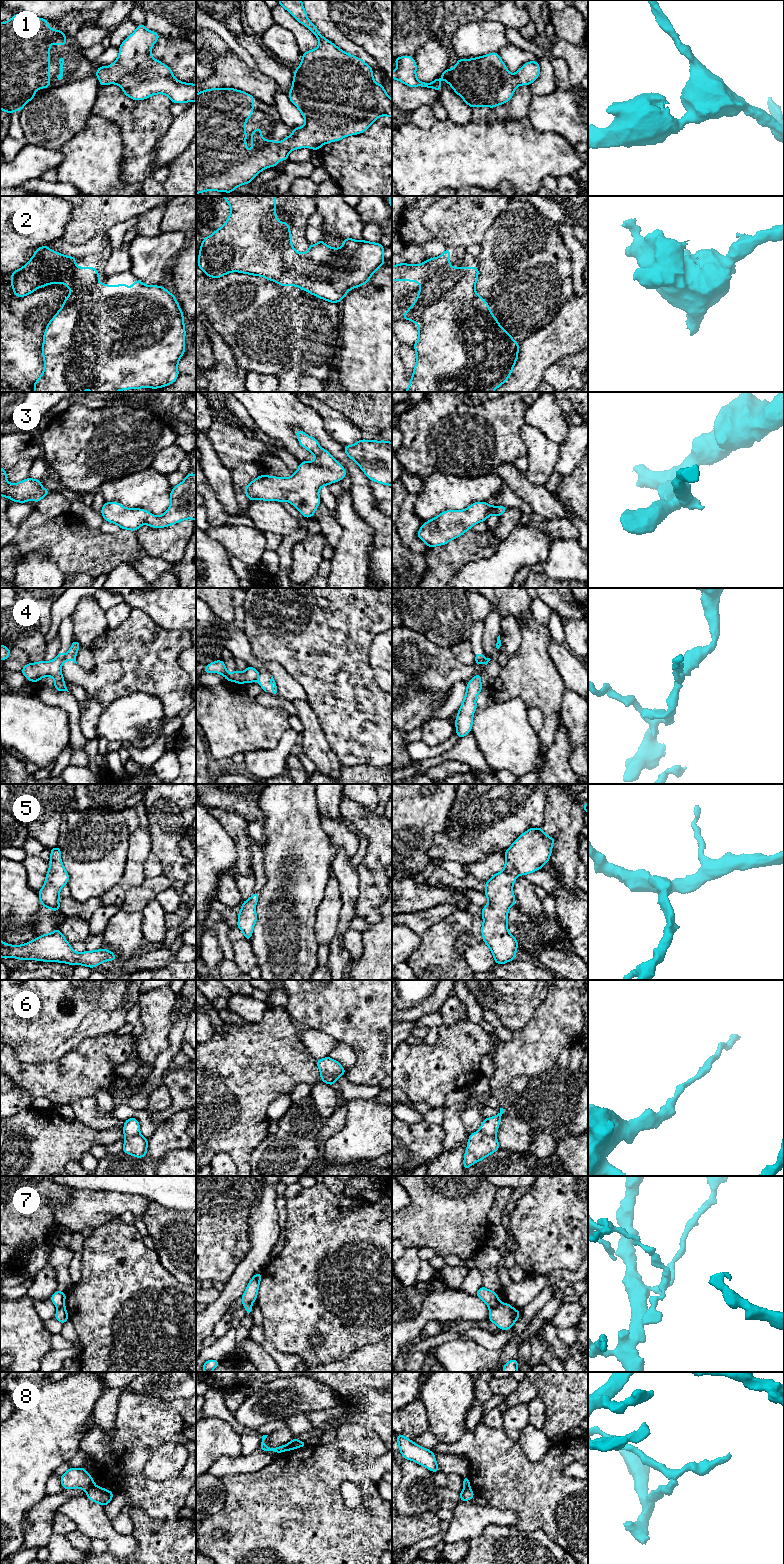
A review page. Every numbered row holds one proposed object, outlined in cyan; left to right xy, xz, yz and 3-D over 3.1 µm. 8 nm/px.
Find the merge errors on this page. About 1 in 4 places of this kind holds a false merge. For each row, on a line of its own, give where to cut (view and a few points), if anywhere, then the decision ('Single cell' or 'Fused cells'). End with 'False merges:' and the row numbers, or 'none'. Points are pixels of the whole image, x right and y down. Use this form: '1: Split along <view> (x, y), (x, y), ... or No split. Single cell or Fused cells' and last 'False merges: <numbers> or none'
1: No split. Single cell
2: Split along yz (476, 293), (470, 299), (437, 302), (419, 326). Fused cells
3: No split. Single cell
4: Split along xy (65, 655), (61, 664). Fused cells
5: No split. Single cell
6: Split along xy (139, 1133), (124, 1136). Fused cells
7: Split along yz (500, 1302), (489, 1308). Fused cells
8: Split along xy (95, 1485), (86, 1491). Fused cells
False merges: 2, 4, 6, 7, 8

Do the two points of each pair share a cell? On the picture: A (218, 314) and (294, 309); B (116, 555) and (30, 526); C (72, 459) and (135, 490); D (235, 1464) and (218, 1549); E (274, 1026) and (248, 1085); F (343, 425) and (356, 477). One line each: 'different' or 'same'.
A: same
B: same
C: different
D: different
E: same
F: different

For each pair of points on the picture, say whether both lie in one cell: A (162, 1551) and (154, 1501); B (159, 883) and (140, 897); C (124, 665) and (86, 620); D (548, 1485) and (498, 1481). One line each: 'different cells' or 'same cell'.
A: different cells
B: same cell
C: different cells
D: same cell

